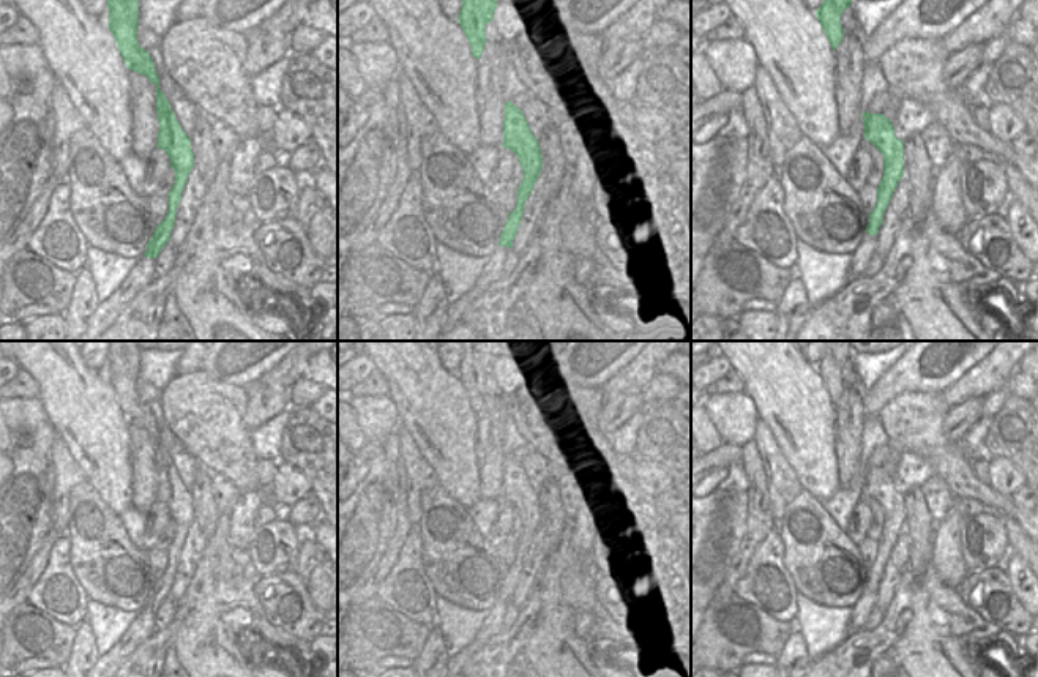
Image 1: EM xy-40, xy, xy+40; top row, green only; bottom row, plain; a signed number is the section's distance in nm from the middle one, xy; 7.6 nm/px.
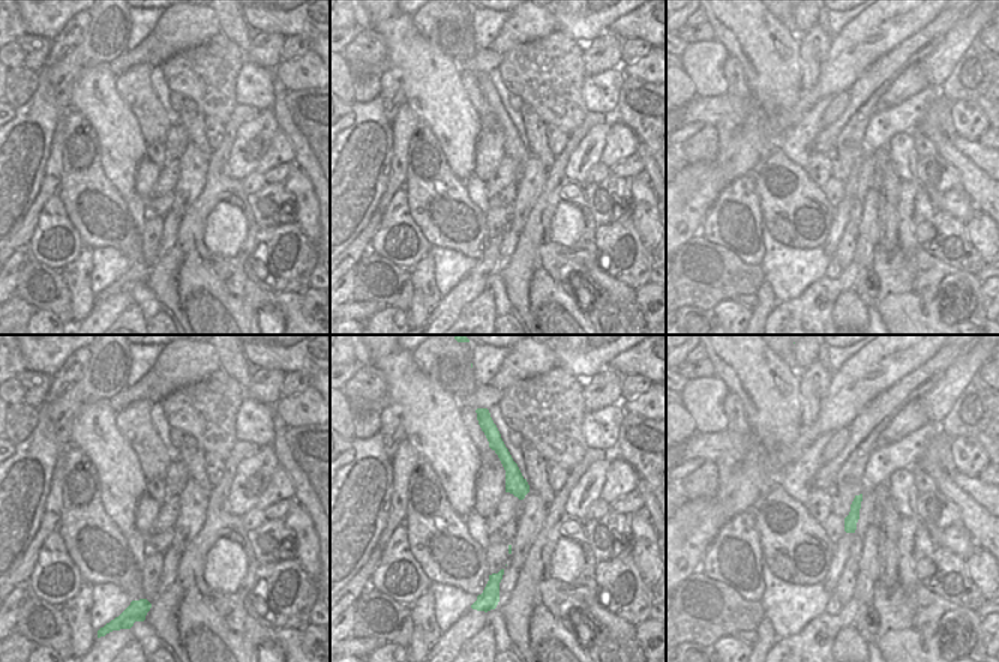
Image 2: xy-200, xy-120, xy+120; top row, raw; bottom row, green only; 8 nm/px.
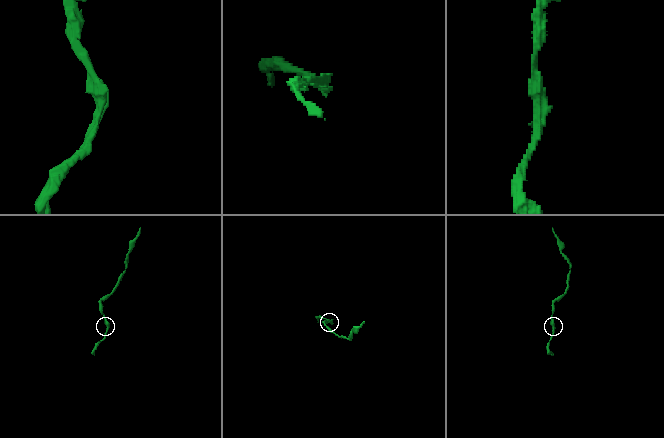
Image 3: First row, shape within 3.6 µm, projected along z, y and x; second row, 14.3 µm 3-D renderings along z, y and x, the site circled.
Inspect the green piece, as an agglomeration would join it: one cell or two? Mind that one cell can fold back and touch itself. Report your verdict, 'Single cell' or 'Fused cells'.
Single cell

